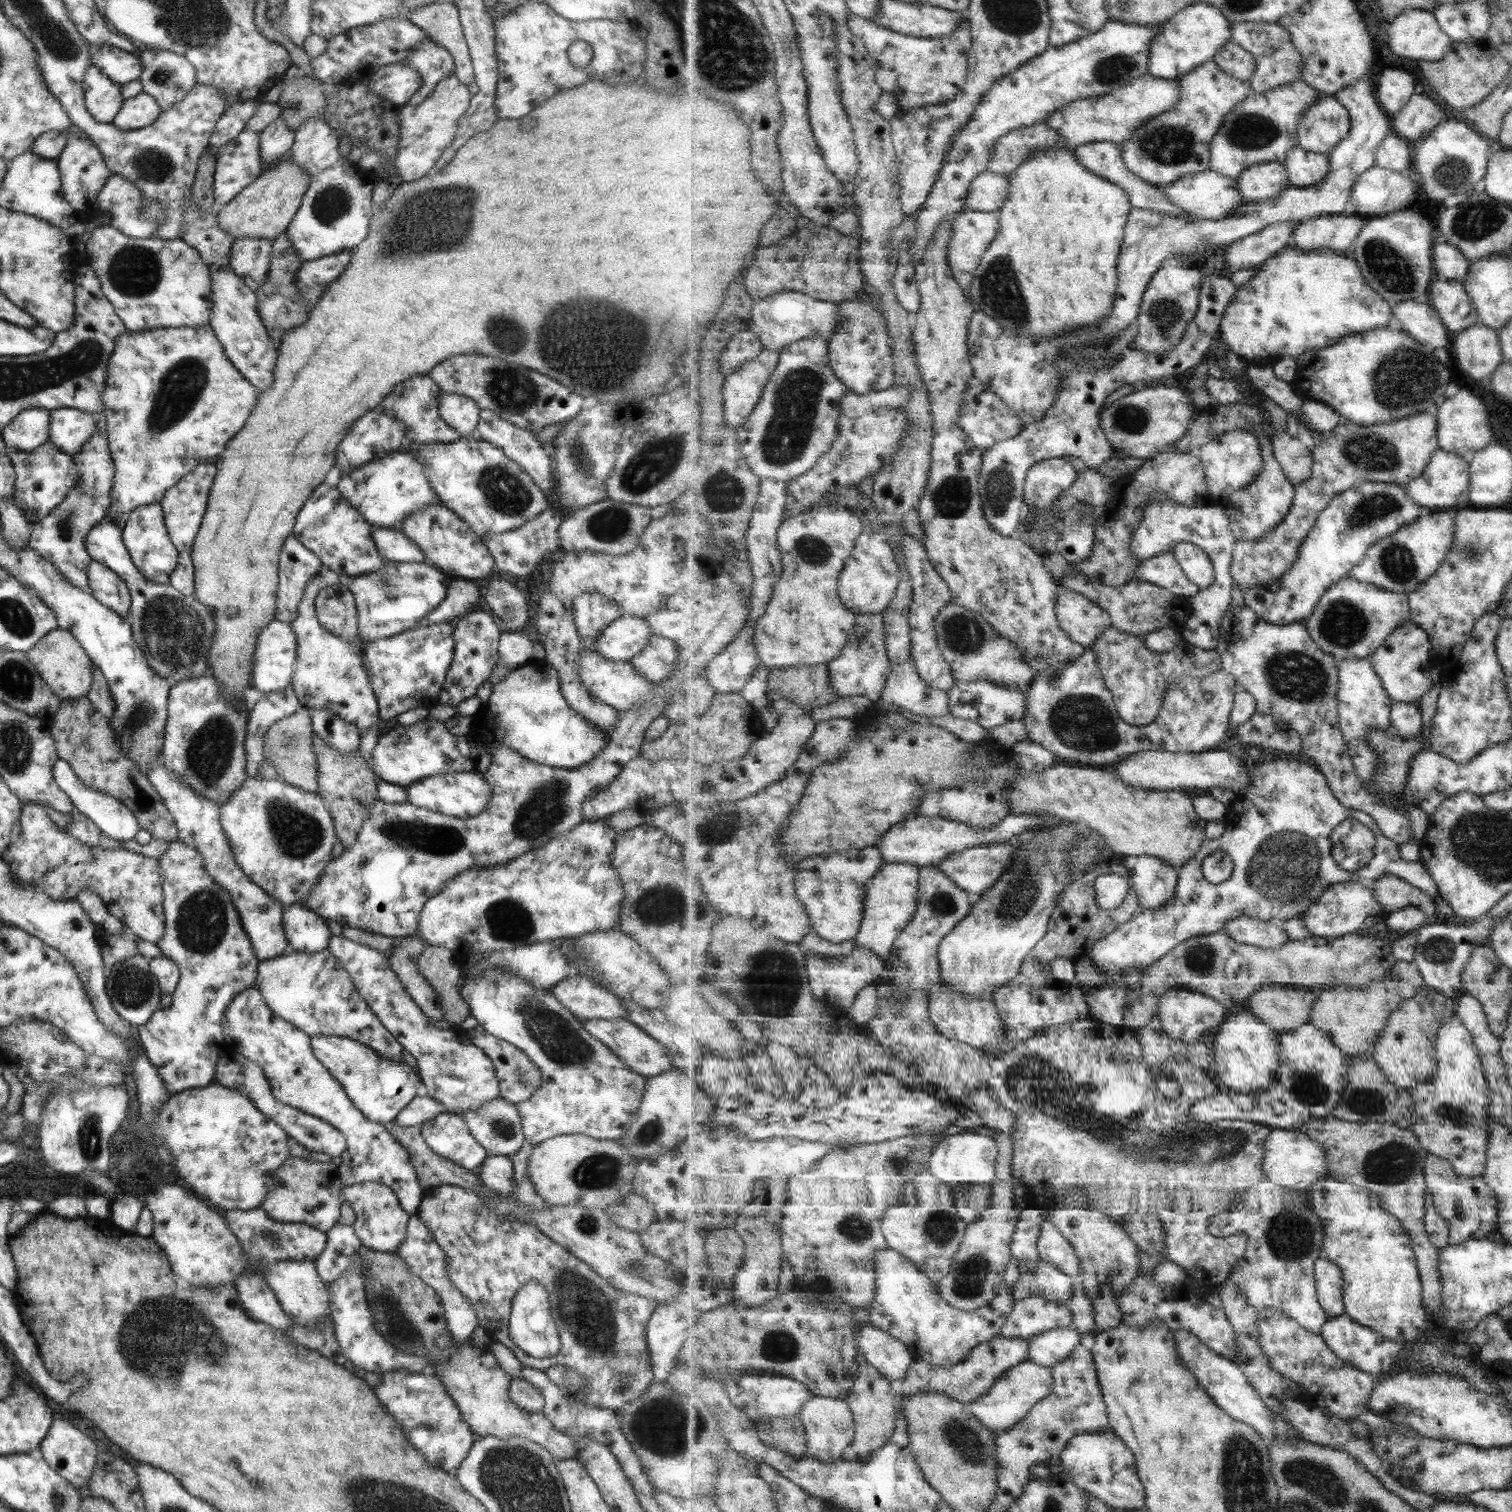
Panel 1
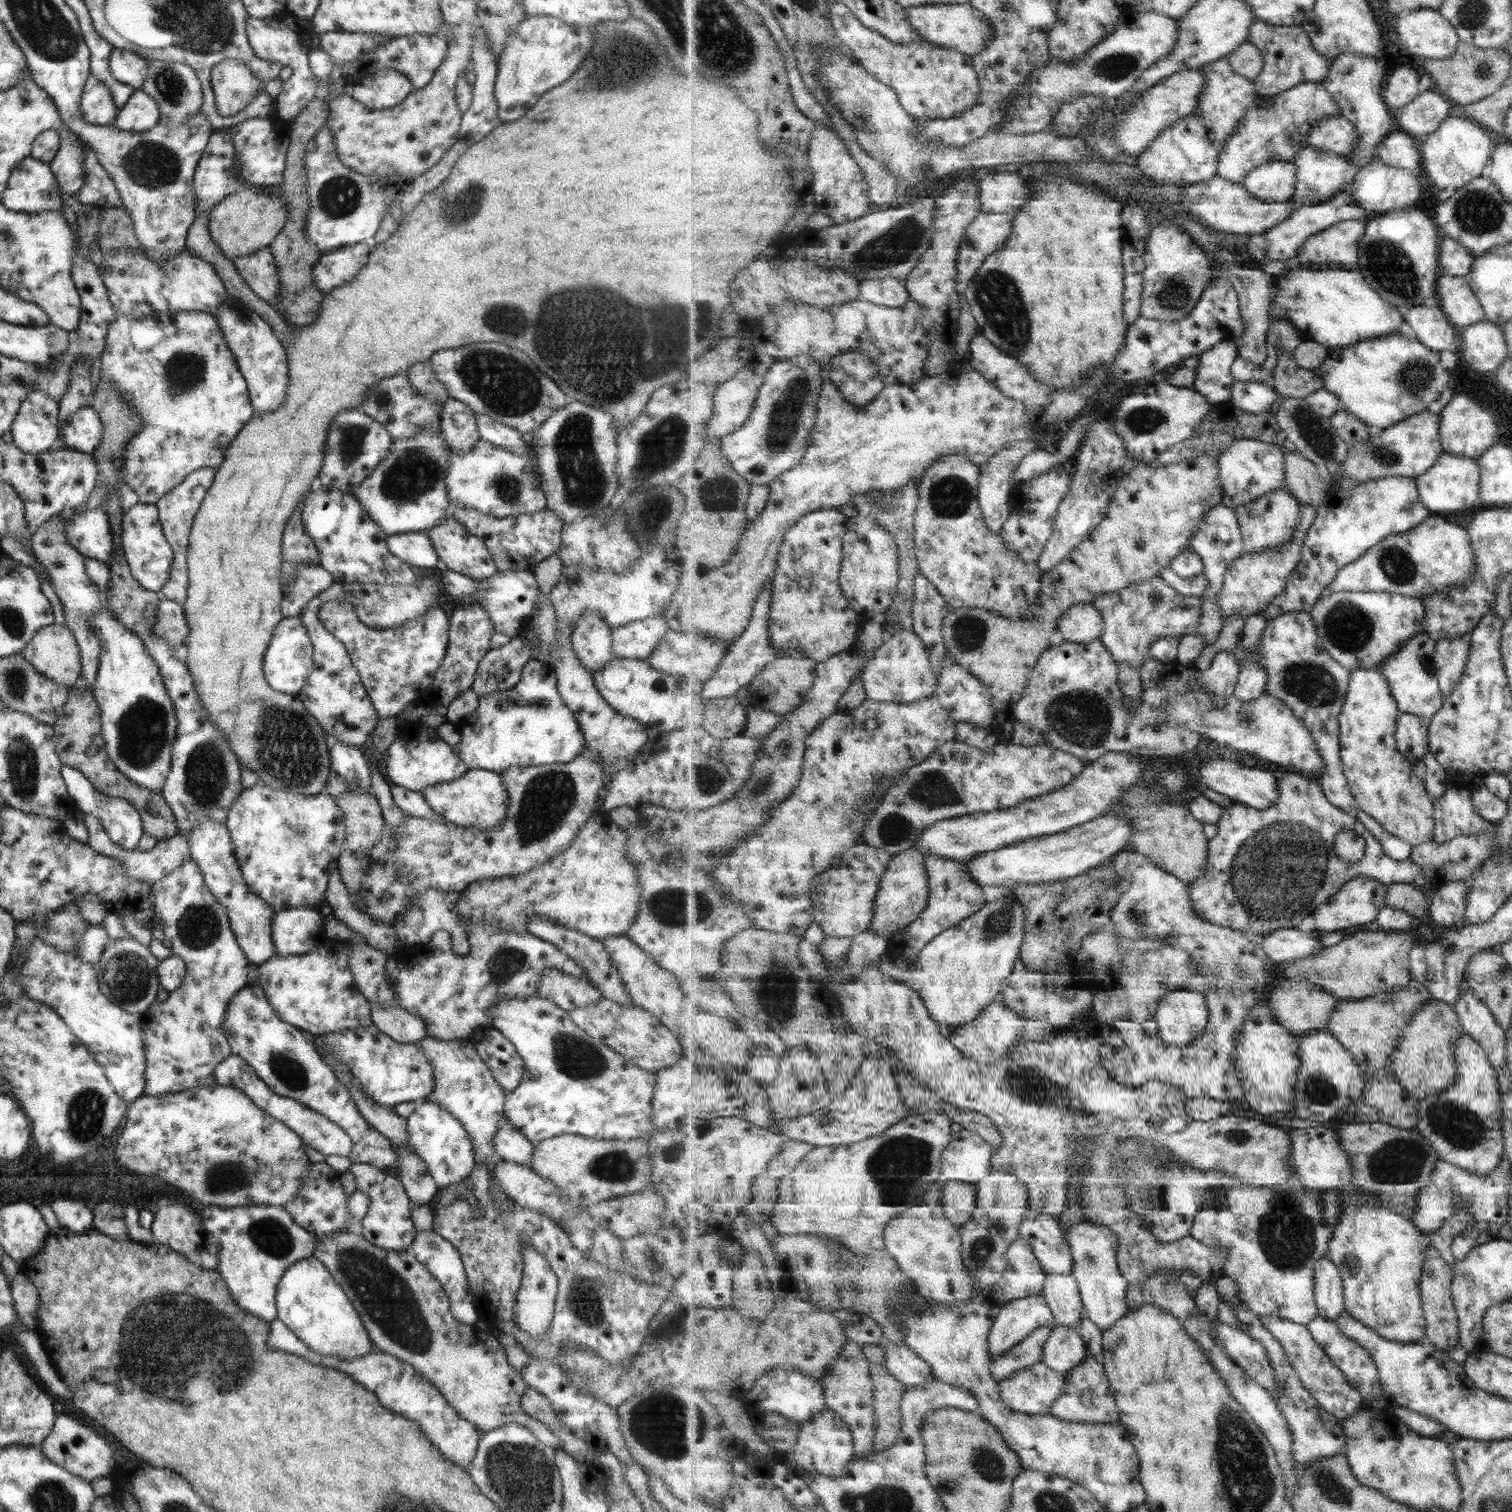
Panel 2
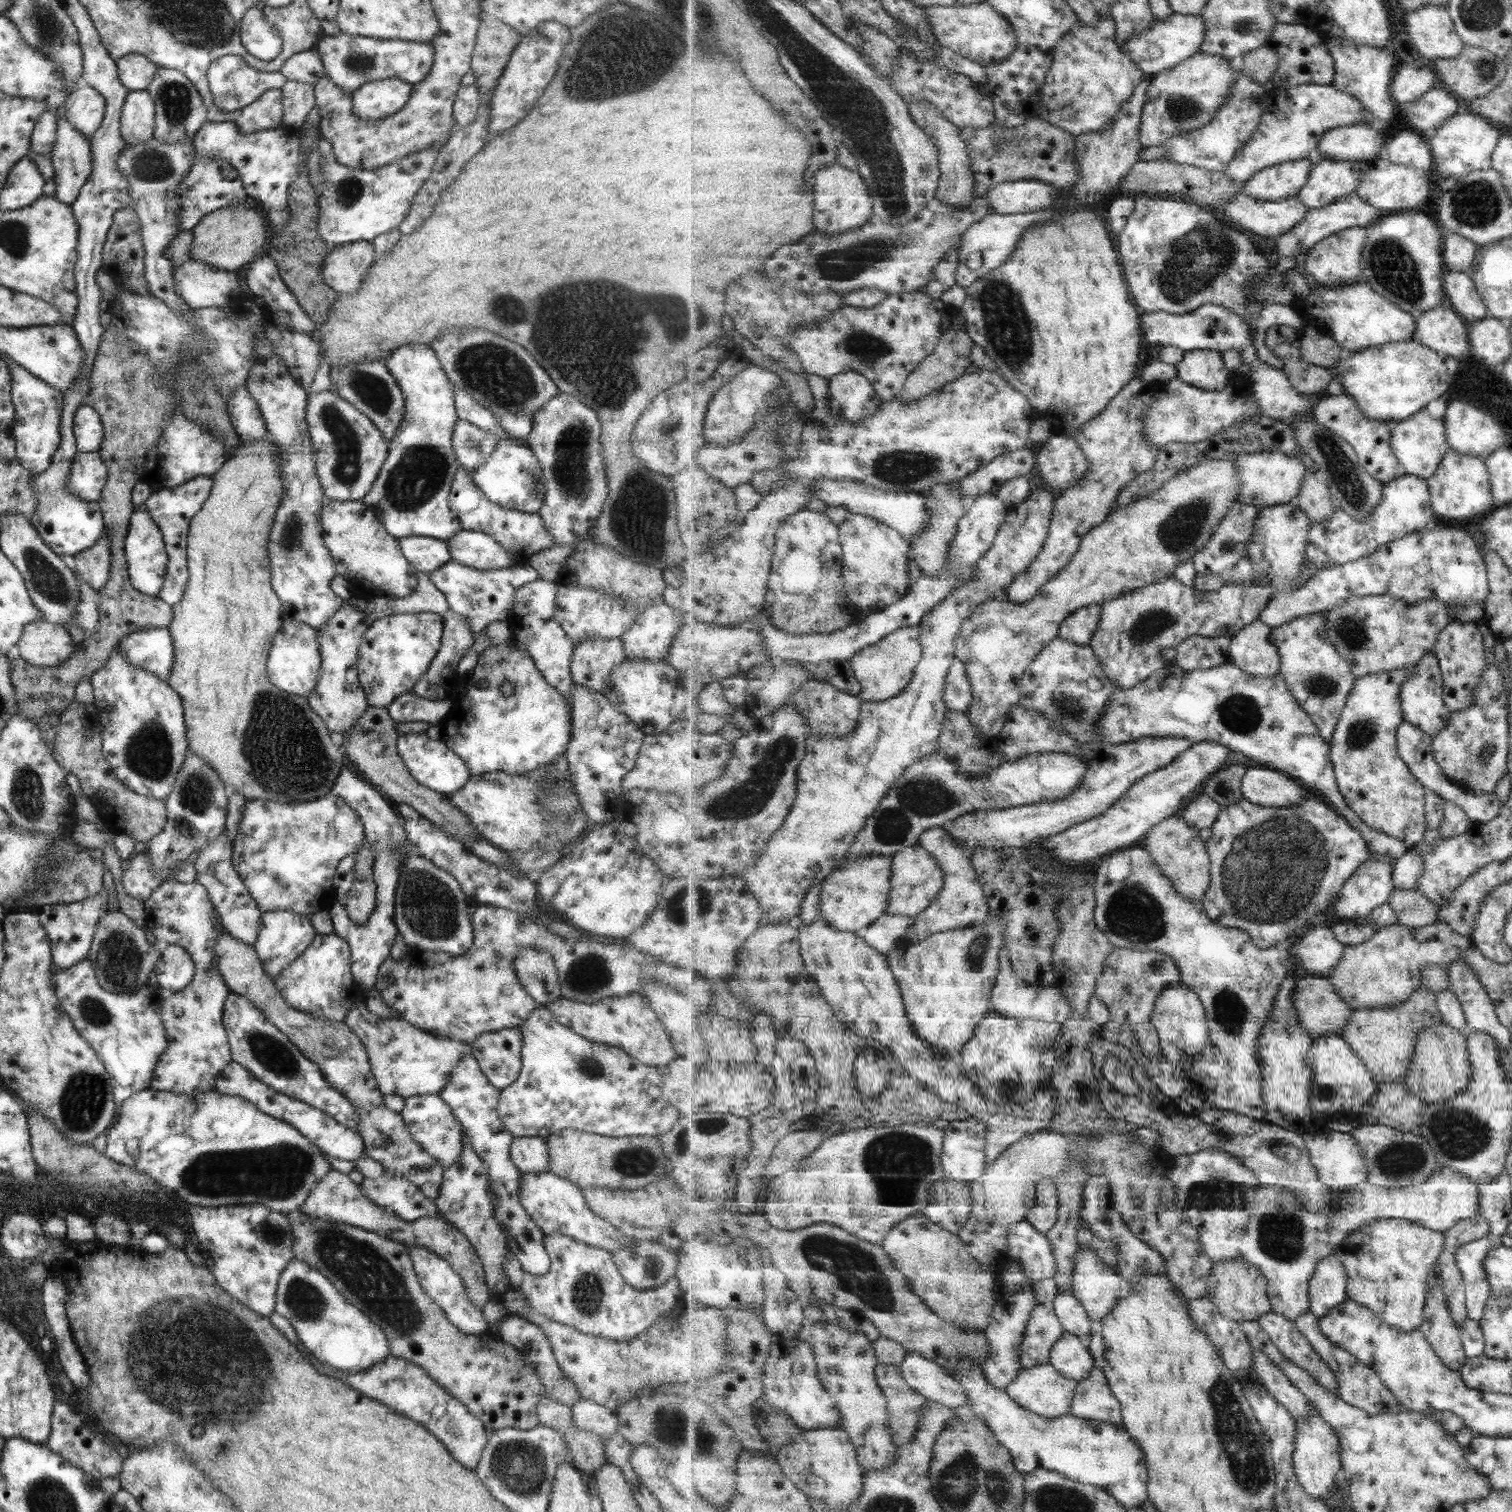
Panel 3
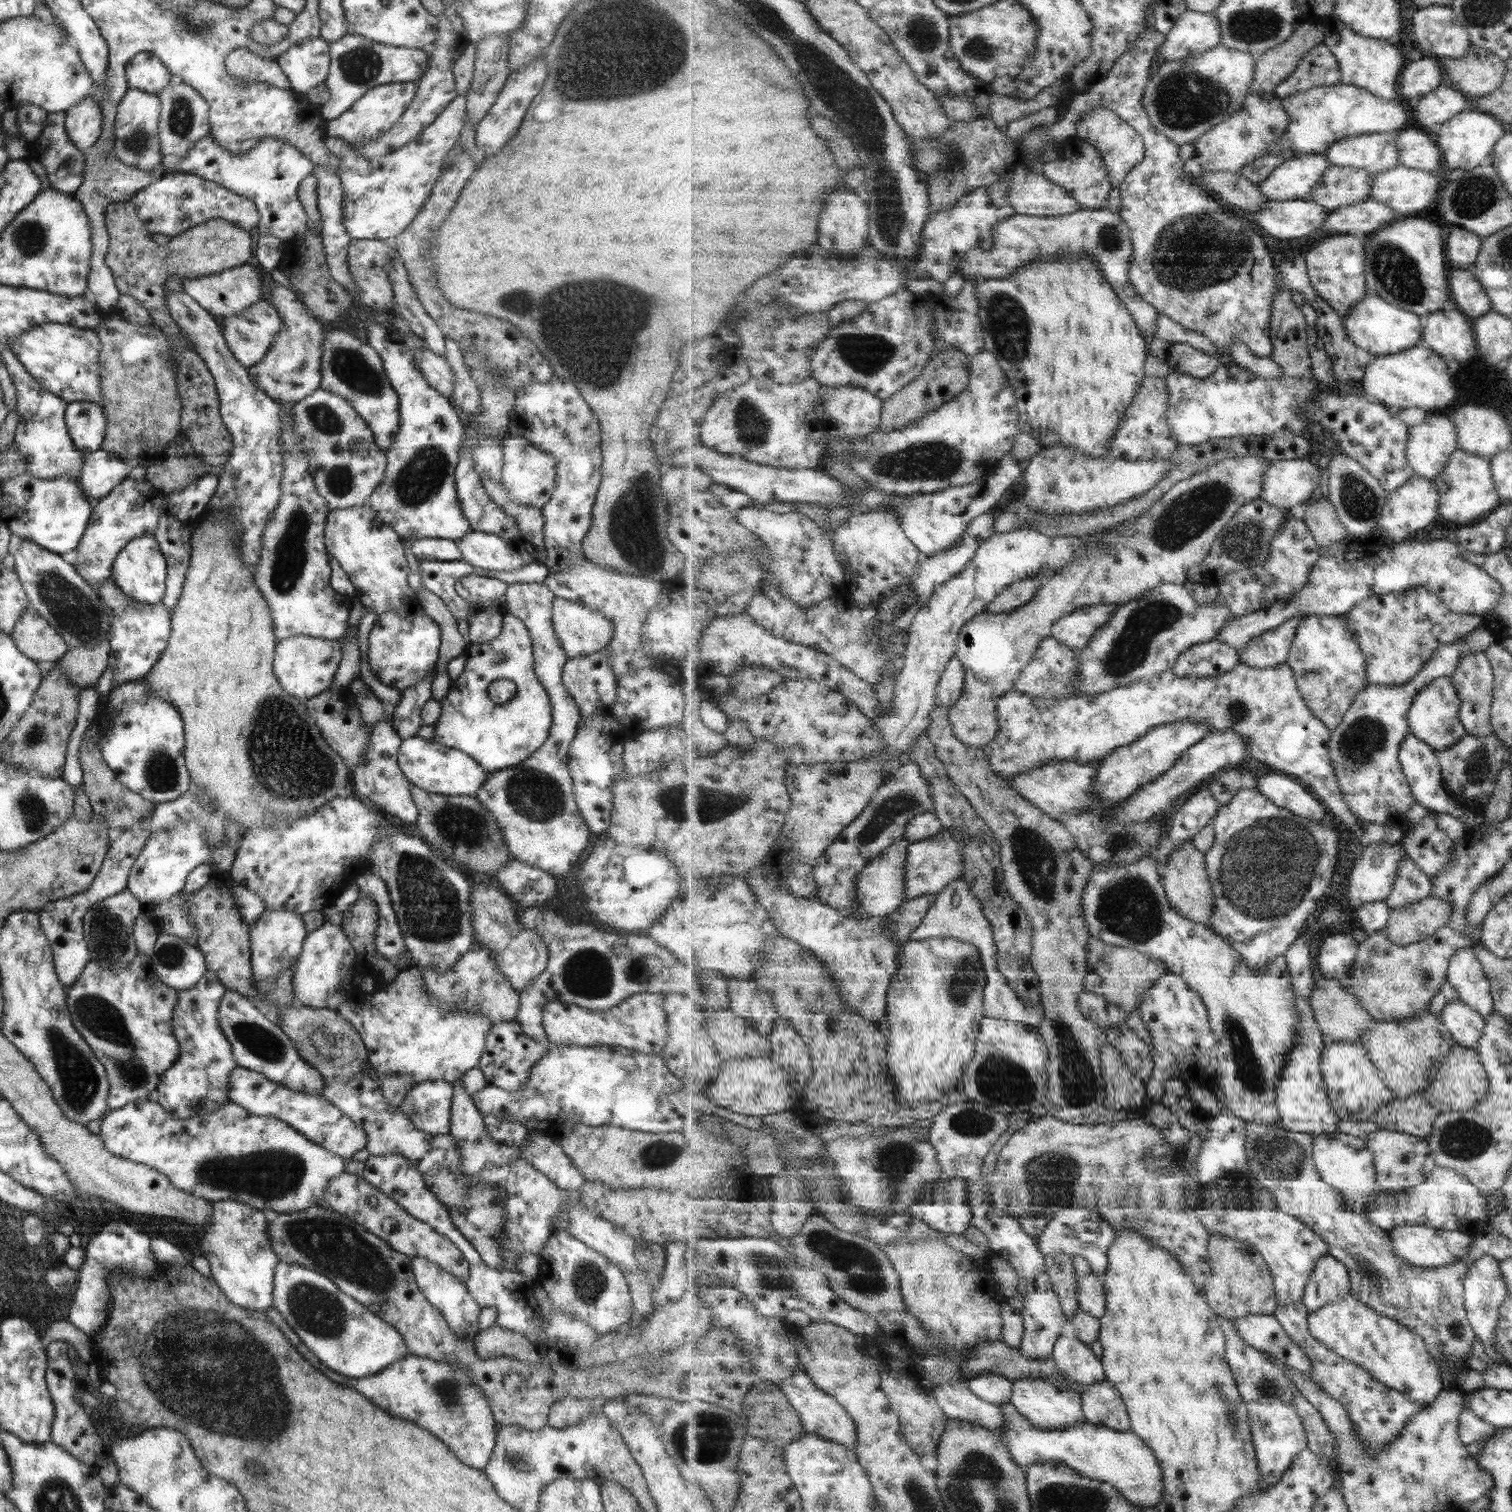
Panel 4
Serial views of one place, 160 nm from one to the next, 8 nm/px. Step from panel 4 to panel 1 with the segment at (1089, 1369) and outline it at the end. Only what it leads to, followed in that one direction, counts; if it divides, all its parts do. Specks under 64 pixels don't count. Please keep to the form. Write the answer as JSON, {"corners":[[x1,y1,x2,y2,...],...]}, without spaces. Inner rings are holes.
{"corners":[[1073,1326,1037,1334,1029,1340,1029,1360,1052,1369,1076,1352,1081,1337]]}

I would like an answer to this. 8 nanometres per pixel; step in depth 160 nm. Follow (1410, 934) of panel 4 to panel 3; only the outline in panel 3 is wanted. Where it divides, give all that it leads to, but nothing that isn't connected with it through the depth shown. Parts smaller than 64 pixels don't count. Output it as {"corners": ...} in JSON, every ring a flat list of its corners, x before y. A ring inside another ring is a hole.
{"corners":[[1396,889,1388,903,1395,909,1398,922,1411,929,1423,928,1439,922,1439,906,1415,889]]}

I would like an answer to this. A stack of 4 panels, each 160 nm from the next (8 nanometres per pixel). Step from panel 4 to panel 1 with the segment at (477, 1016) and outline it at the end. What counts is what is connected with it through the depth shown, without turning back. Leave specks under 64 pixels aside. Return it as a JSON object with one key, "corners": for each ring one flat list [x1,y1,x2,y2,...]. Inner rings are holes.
{"corners":[[312,1036,310,1045,315,1058,337,1079,347,1098,365,1115,365,1118,385,1126,415,1097,422,1084,416,1066,409,1059,392,1061,381,1058,373,1049,349,1037]]}

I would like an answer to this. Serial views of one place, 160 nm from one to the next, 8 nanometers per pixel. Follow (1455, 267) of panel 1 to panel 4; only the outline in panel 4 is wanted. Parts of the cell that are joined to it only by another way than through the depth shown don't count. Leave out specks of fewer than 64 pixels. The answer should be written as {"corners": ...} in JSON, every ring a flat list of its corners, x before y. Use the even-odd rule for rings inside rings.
{"corners":[[1452,226,1448,239,1448,258,1459,269,1472,269,1479,257,1481,240,1473,231]]}

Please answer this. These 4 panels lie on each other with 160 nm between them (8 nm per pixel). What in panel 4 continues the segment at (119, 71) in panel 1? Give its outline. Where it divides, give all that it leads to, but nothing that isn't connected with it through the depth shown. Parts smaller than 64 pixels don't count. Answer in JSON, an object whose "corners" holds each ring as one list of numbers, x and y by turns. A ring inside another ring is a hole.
{"corners":[[149,51,137,53,128,60,125,76,129,89,142,90,153,95,159,94,176,80,168,68]]}

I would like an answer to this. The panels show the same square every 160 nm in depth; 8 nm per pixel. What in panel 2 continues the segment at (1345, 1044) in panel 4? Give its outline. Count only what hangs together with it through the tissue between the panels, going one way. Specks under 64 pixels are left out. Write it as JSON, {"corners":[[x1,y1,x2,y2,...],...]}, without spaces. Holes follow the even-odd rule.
{"corners":[[1325,1028,1312,1031,1299,1042,1301,1068,1294,1096,1294,1116,1288,1125,1328,1124,1336,1121,1339,1110,1352,1106,1364,1096,1365,1072,1348,1048]]}

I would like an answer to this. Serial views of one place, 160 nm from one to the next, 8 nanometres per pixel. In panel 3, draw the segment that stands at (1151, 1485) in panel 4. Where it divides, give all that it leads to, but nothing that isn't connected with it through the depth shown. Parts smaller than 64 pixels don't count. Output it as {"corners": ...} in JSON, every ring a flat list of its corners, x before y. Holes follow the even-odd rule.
{"corners":[[960,1360,960,1364,952,1366,951,1375,964,1386,970,1398,969,1409,976,1418,985,1421,996,1434,999,1442,1009,1449,1014,1465,1020,1472,1027,1474,1041,1469,1055,1470,1073,1481,1102,1486,1126,1509,1149,1503,1148,1460,1140,1443,1128,1433,1123,1425,1079,1418,1071,1413,1057,1418,1045,1418,1015,1402,1006,1389,993,1386,984,1375,982,1366,983,1364,972,1362,972,1360]]}

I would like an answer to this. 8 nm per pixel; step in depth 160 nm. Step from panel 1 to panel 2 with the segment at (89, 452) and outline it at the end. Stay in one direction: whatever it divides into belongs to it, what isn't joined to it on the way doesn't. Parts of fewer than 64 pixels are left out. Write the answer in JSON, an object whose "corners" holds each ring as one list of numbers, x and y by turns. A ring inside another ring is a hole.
{"corners":[[100,477,96,479,95,488,91,491,88,500,83,504,76,506,75,509,65,510,57,517,40,524,40,527,33,528,30,533,30,543,35,558,48,570,50,576,51,587,55,592,64,614,63,624,72,632,76,640,76,646,80,652,80,673,85,679,85,688,91,690,94,676,99,664,98,656,100,651,99,639,92,628,88,625,88,616,92,616,96,610,104,608,106,601,100,598,99,589,93,583,84,571,84,556,81,556,72,546,69,546,64,540,64,530,62,526,64,522,83,512,83,510,93,510,93,508,101,508,102,502,105,500,106,486,100,481]]}

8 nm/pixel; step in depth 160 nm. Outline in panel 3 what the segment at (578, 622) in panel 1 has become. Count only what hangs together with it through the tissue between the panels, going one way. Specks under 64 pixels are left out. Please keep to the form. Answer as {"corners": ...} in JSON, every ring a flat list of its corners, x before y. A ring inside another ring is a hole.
{"corners":[[620,638,584,640,572,650,569,665,572,684,601,692,613,666,621,665,624,659]]}

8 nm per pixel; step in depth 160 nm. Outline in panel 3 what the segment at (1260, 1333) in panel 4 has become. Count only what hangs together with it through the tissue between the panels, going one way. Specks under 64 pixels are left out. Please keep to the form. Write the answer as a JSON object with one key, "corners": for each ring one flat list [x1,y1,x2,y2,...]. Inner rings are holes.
{"corners":[[1271,1310,1261,1315,1258,1323,1293,1364,1306,1370,1321,1386,1338,1394,1336,1374,1313,1348,1313,1344,1299,1331,1299,1326,1293,1319]]}

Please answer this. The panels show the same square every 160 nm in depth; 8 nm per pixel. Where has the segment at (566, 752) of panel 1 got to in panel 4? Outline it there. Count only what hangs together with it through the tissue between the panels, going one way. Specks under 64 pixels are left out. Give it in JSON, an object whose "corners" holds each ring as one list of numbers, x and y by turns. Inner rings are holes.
{"corners":[[507,610,500,613,502,625,497,636,489,642,469,644,465,648,464,669,450,681,447,693,438,700,441,714,437,722,432,725,432,742,455,749,473,758,473,761,477,762,486,773,521,764,525,758,529,758,535,750,541,747,545,738,549,736,549,728,551,728,551,705,547,693,543,690,533,670,534,660,529,633,520,618,513,616],[499,678,511,680,515,684,515,694,505,703,494,704,487,697,487,686]]}

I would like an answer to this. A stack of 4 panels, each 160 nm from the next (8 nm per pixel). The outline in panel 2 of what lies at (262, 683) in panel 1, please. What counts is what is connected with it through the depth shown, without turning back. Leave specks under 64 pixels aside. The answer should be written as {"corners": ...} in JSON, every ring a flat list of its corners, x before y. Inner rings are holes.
{"corners":[[298,616,283,617,273,629,263,660,262,669,267,684,277,692,296,695,312,671,312,644,307,629]]}

